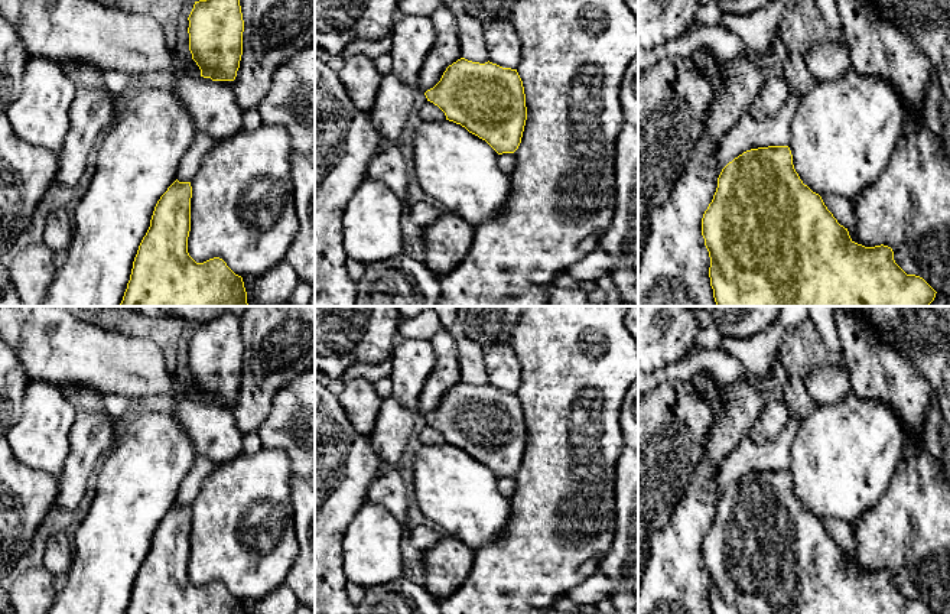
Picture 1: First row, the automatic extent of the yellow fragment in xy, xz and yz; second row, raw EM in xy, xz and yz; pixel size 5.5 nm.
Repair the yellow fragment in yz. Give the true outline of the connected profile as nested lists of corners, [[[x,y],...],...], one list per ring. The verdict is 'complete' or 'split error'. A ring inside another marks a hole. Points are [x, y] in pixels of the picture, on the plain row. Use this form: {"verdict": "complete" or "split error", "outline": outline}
{"verdict": "complete", "outline": [[[788,470],[751,472],[729,485],[702,542],[702,559],[709,575],[713,614],[934,614],[923,601],[907,598],[888,569],[855,566],[822,520],[803,507]]]}

